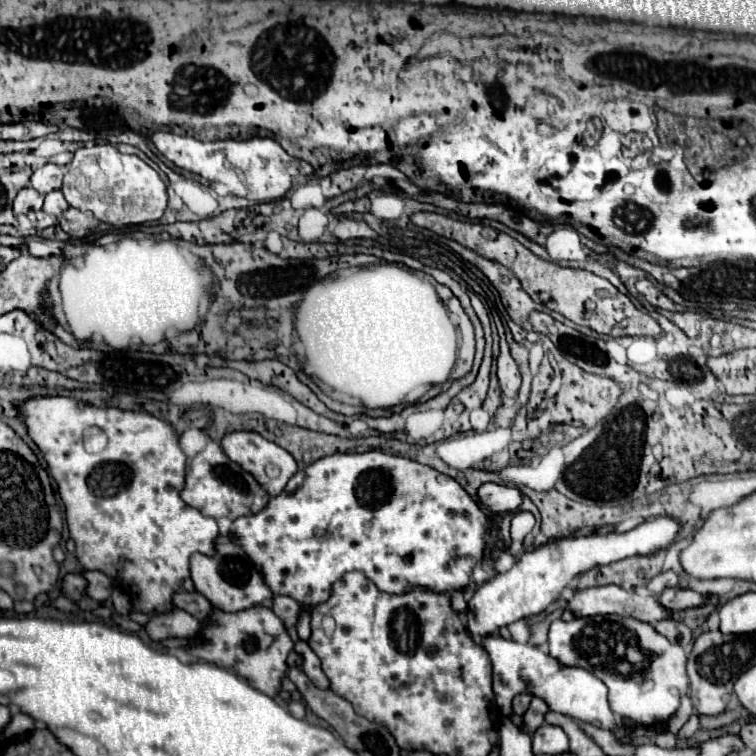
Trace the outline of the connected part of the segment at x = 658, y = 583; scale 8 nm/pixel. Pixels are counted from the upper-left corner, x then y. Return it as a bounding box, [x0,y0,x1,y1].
[647,572,677,594]

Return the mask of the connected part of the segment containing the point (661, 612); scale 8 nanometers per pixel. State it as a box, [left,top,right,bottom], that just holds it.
[567,586,673,624]

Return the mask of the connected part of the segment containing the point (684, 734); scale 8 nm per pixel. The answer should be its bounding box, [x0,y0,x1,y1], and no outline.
[677,714,699,740]

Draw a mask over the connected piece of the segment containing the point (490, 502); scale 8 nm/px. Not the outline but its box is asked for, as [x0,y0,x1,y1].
[477,484,521,518]

